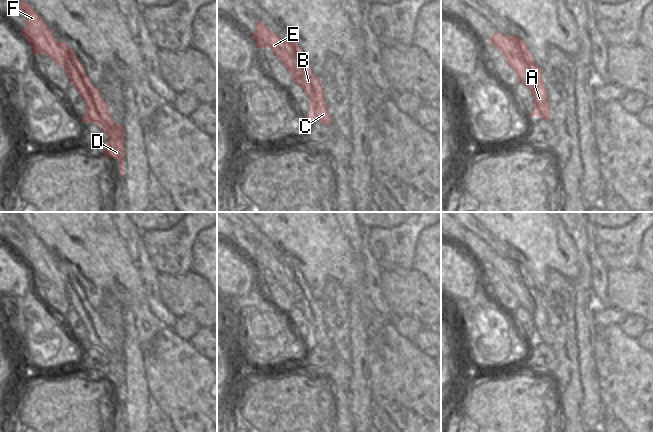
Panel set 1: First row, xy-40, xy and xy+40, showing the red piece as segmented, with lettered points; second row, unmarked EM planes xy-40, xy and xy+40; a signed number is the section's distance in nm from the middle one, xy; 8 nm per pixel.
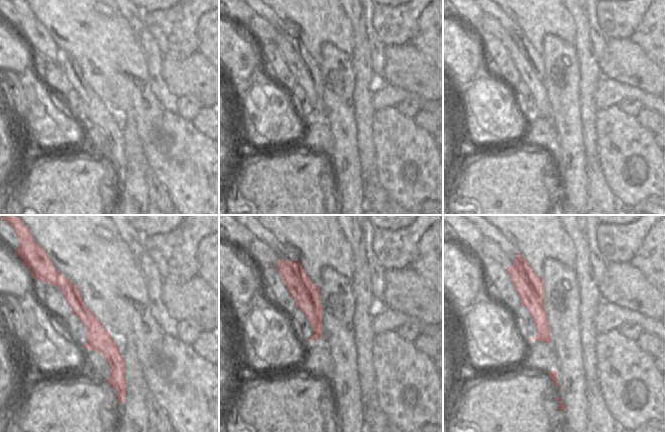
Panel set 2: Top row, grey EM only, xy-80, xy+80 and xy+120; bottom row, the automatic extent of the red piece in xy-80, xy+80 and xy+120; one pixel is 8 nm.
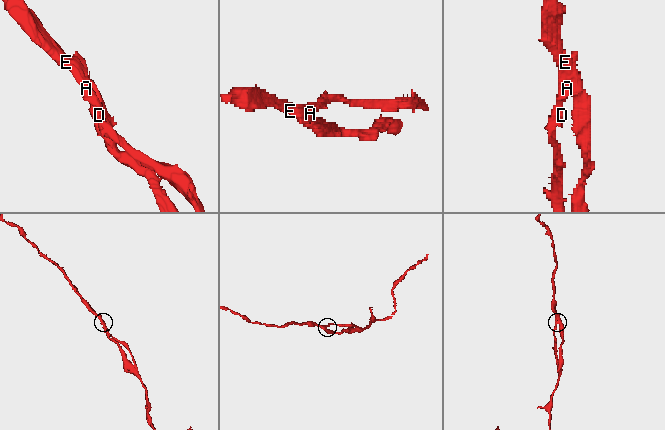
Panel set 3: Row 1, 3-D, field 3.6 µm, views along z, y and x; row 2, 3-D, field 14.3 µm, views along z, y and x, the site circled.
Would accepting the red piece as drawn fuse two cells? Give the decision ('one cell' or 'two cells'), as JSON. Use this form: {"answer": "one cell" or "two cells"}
{"answer": "two cells"}

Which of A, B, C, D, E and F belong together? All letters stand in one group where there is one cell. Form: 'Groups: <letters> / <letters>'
Groups: A B C D / E F.

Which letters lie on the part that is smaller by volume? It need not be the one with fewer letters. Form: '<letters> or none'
A, B, C, D

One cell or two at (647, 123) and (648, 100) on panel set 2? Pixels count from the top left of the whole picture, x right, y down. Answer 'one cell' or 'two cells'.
two cells

